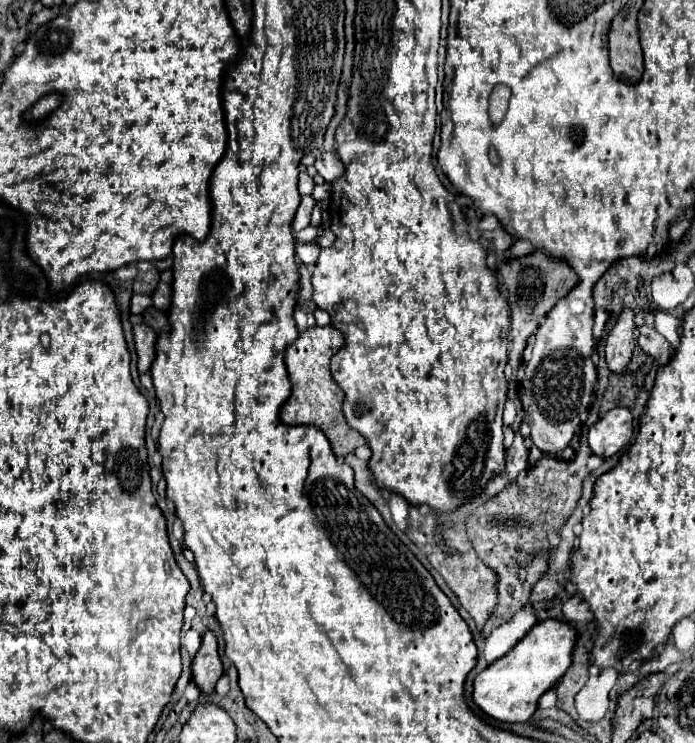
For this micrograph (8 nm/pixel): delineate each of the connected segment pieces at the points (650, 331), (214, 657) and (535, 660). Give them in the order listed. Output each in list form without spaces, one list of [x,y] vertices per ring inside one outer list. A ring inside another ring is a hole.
[[[642,325],[638,327],[638,345],[650,355],[654,357],[660,365],[666,365],[672,357],[672,347],[670,343],[666,341],[666,337],[662,337],[654,327],[648,327],[648,325]]]
[[[206,631],[202,637],[202,647],[198,649],[192,661],[192,681],[204,695],[210,695],[214,693],[214,685],[220,677],[222,677],[222,661],[218,657],[216,635],[212,631]]]
[[[546,619],[536,623],[530,633],[518,641],[518,645],[488,665],[474,677],[472,701],[492,719],[502,723],[524,723],[538,709],[538,699],[544,691],[552,689],[556,681],[566,673],[572,663],[576,631],[562,621]]]

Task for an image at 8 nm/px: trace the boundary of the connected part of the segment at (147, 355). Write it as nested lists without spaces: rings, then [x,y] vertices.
[[[146,323],[134,325],[134,347],[138,355],[138,371],[148,373],[150,365],[154,361],[154,343],[156,343],[156,331],[148,327]]]

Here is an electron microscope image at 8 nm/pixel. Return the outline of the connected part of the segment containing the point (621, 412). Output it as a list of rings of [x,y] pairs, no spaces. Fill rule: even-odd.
[[[626,407],[610,409],[596,425],[590,427],[588,443],[590,443],[592,453],[604,459],[618,453],[632,439],[632,433],[634,433],[632,421],[634,417],[630,409]]]

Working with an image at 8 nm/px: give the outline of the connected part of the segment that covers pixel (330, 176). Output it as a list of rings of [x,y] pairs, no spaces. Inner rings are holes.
[[[322,151],[318,157],[316,157],[316,163],[314,167],[318,169],[318,173],[324,177],[326,183],[332,183],[334,179],[338,179],[342,173],[344,173],[344,165],[340,161],[340,157],[336,153],[326,153]]]

